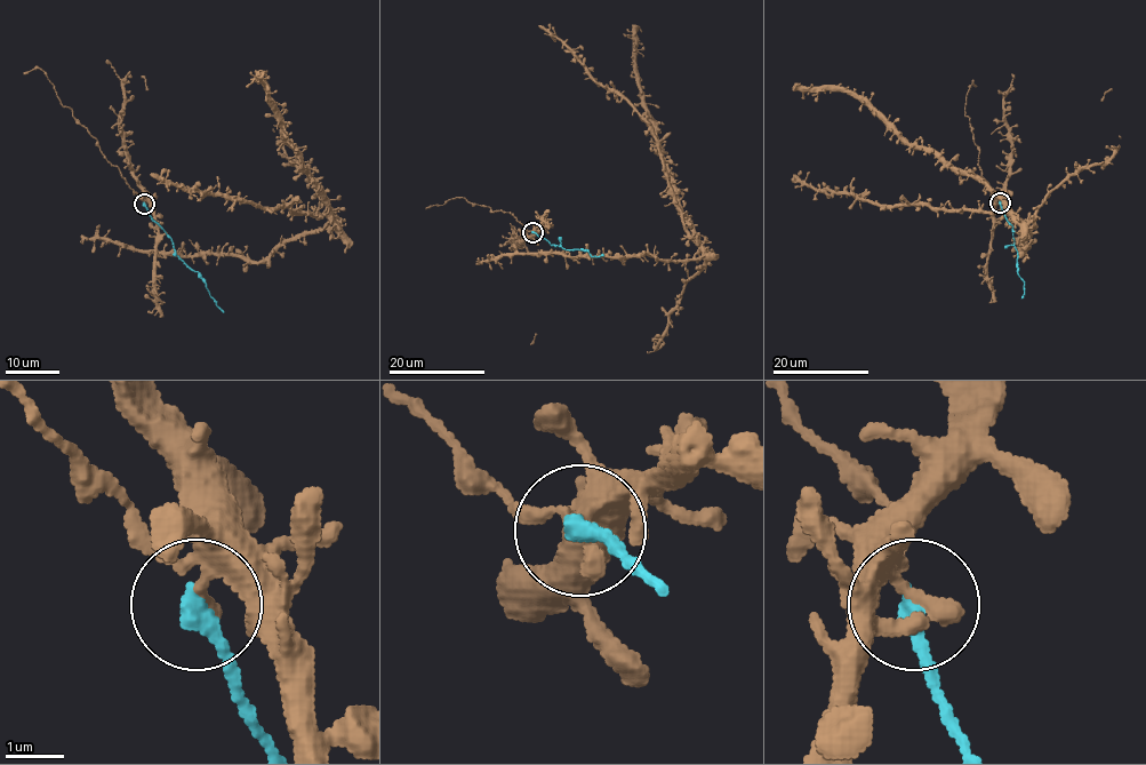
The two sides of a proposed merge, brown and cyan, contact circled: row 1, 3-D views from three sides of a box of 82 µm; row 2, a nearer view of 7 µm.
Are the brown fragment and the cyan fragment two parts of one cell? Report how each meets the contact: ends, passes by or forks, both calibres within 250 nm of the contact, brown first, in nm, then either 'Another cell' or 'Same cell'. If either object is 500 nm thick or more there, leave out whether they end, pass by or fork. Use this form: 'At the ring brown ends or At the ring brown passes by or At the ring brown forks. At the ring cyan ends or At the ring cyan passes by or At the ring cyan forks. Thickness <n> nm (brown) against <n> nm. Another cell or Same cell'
At the ring brown passes by. At the ring cyan ends. Thickness 280 nm (brown) against 380 nm. Same cell

